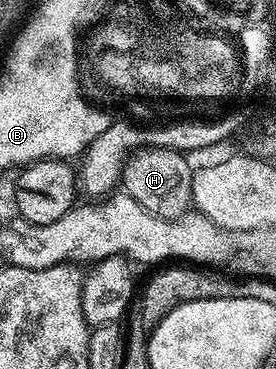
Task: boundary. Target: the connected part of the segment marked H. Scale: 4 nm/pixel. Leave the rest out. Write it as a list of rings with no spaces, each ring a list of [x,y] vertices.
[[[144,147],[135,150],[122,167],[121,190],[140,201],[140,205],[144,205],[144,209],[148,209],[153,215],[165,219],[179,219],[192,207],[194,171],[185,158],[187,156],[183,152],[172,147]]]

